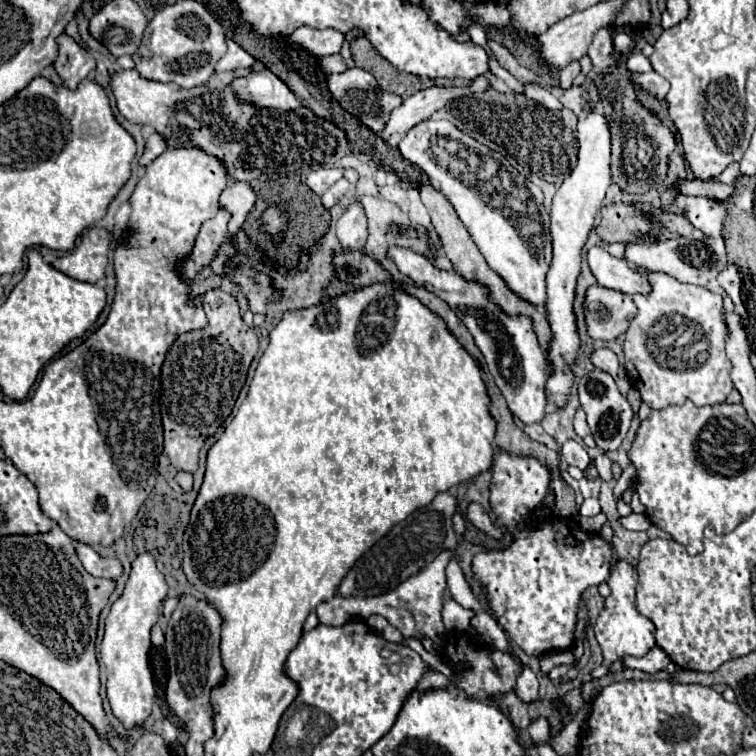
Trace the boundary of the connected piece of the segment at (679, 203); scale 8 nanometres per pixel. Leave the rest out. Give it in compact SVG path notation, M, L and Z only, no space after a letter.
M676 195L672 205L690 219L690 223L694 227L698 227L700 231L704 231L712 243L720 243L722 241L722 223L726 217L726 209L722 201L716 199L706 199L706 197L684 197L684 195Z

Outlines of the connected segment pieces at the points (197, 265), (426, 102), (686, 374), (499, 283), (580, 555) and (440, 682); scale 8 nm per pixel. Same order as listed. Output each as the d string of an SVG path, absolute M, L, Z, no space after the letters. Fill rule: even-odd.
M220 209L216 213L214 219L206 221L200 229L200 235L196 239L196 245L194 245L194 251L190 255L190 259L182 265L182 271L184 271L184 277L188 277L188 281L192 281L202 269L206 269L212 261L212 257L216 255L216 249L218 245L224 241L228 229L228 219L230 219L230 213Z
M476 77L470 87L430 87L430 89L422 89L416 95L404 99L402 105L396 107L390 113L390 119L386 121L384 129L380 131L380 137L384 141L388 141L396 133L406 133L416 123L428 119L432 113L436 113L440 107L444 107L452 99L456 99L460 95L466 95L466 93L486 91L486 87L488 87L488 79Z
M636 267L636 269L650 283L650 293L632 295L632 301L638 307L638 313L630 321L630 327L624 335L624 357L626 357L626 371L628 371L630 383L638 387L642 401L652 409L682 405L686 399L690 399L698 407L724 403L726 395L734 389L730 379L732 361L728 361L728 355L726 355L728 327L724 325L724 319L722 319L724 297L704 287L680 283L674 277L668 277L668 273L652 273L650 269L644 269L644 267ZM664 337L678 337L678 339L674 345L664 347Z
M424 183L420 185L420 197L422 197L422 203L426 205L428 213L430 213L430 219L432 219L432 225L436 229L436 235L440 237L440 245L442 245L442 251L444 255L452 261L452 267L454 271L458 271L464 279L468 281L480 281L484 287L488 287L488 297L492 297L492 303L494 305L500 305L500 309L504 309L508 315L516 317L516 315L524 315L528 319L532 319L532 327L534 327L534 333L538 337L538 343L540 347L544 349L544 353L548 353L548 347L550 347L550 341L552 341L552 331L550 331L550 325L546 321L546 315L540 313L534 305L522 301L520 297L516 297L508 287L506 283L502 281L502 277L498 273L494 273L488 263L484 261L484 255L480 253L480 249L476 247L476 243L472 241L468 229L464 229L464 223L460 221L458 213L452 209L452 203L432 185L432 183Z
M506 451L496 453L490 481L490 507L496 517L496 525L504 527L506 533L512 535L512 545L508 549L482 551L472 559L472 573L482 585L482 599L488 603L488 609L494 613L498 625L530 657L566 651L574 645L580 597L588 587L608 581L610 563L614 559L614 549L610 541L580 529L570 517L564 519L558 515L548 515L546 519L538 521L536 515L532 515L542 505L542 499L548 493L548 483L550 471L536 457L512 455Z
M428 671L424 675L424 679L418 683L418 691L424 693L424 691L430 691L430 689L444 689L448 687L448 679L442 675L442 673L436 673L436 671Z

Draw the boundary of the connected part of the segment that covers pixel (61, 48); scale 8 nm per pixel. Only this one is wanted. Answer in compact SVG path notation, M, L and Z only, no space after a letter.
M62 33L56 39L56 43L58 43L58 57L54 61L54 69L62 77L62 81L68 89L76 89L78 83L84 77L88 77L88 73L94 71L96 61L92 59L92 55L86 49L82 49L66 33Z

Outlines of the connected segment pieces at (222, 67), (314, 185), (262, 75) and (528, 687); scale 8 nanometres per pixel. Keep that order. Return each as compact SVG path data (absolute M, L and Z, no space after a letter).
M226 39L228 51L226 55L216 63L216 71L234 71L234 69L250 69L254 65L254 57L250 53L246 53L238 43L234 43L232 39Z
M320 167L320 169L314 169L306 175L306 183L314 193L322 195L328 187L332 187L342 177L342 173L344 173L344 169L324 169L324 167Z
M270 69L250 71L246 77L236 77L230 87L236 99L242 103L284 111L300 107L300 101L294 97L294 93Z
M526 665L522 669L524 671L520 673L520 677L516 681L516 695L522 701L536 701L539 699L539 681Z

